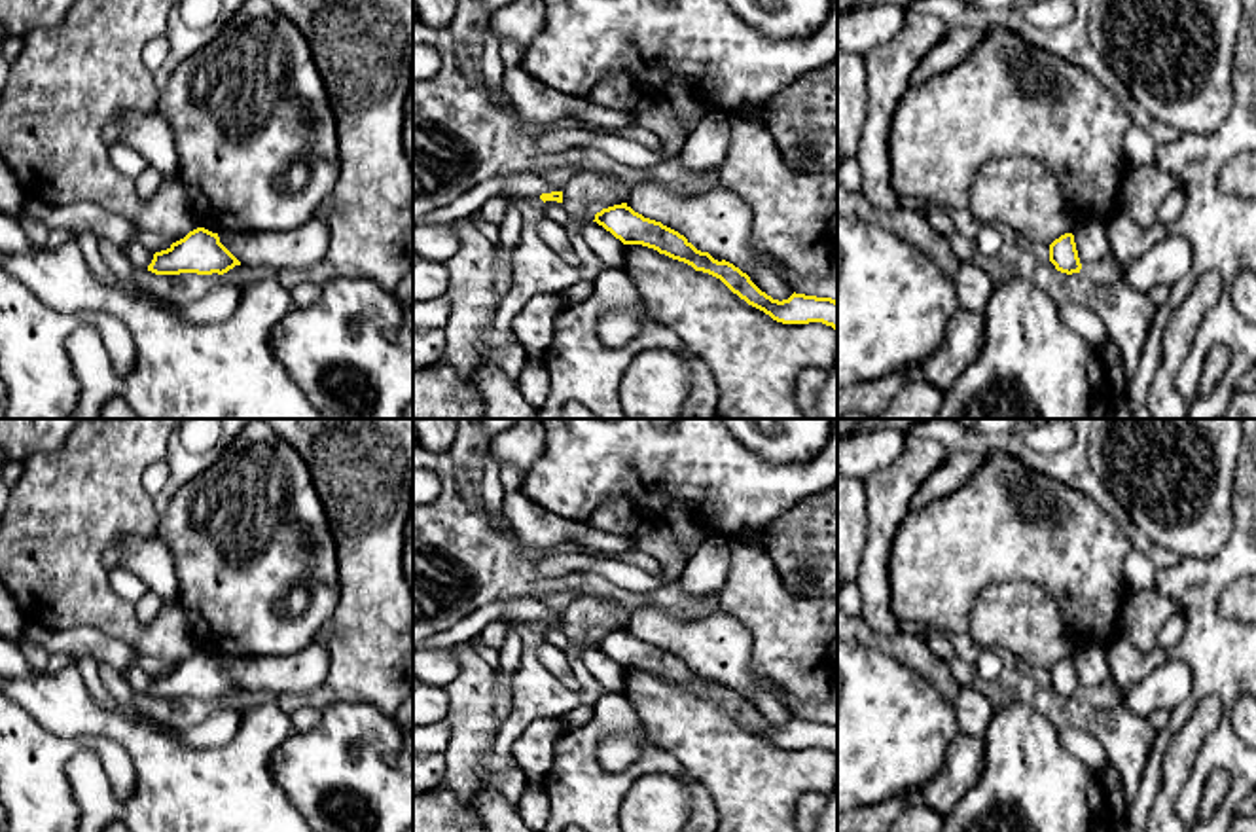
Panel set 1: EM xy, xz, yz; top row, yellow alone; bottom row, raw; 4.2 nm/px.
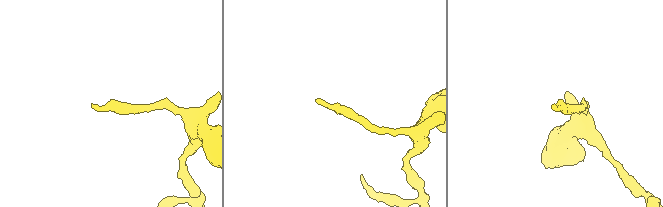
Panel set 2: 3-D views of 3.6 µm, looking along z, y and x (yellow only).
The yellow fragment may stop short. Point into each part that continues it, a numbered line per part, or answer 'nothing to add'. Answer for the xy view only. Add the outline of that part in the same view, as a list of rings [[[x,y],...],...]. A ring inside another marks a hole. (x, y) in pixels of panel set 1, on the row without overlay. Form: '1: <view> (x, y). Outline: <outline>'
nothing to add

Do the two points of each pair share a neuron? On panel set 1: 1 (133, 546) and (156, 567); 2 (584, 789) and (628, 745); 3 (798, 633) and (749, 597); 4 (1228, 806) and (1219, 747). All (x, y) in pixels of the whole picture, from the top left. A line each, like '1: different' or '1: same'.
1: same
2: different
3: same
4: same

